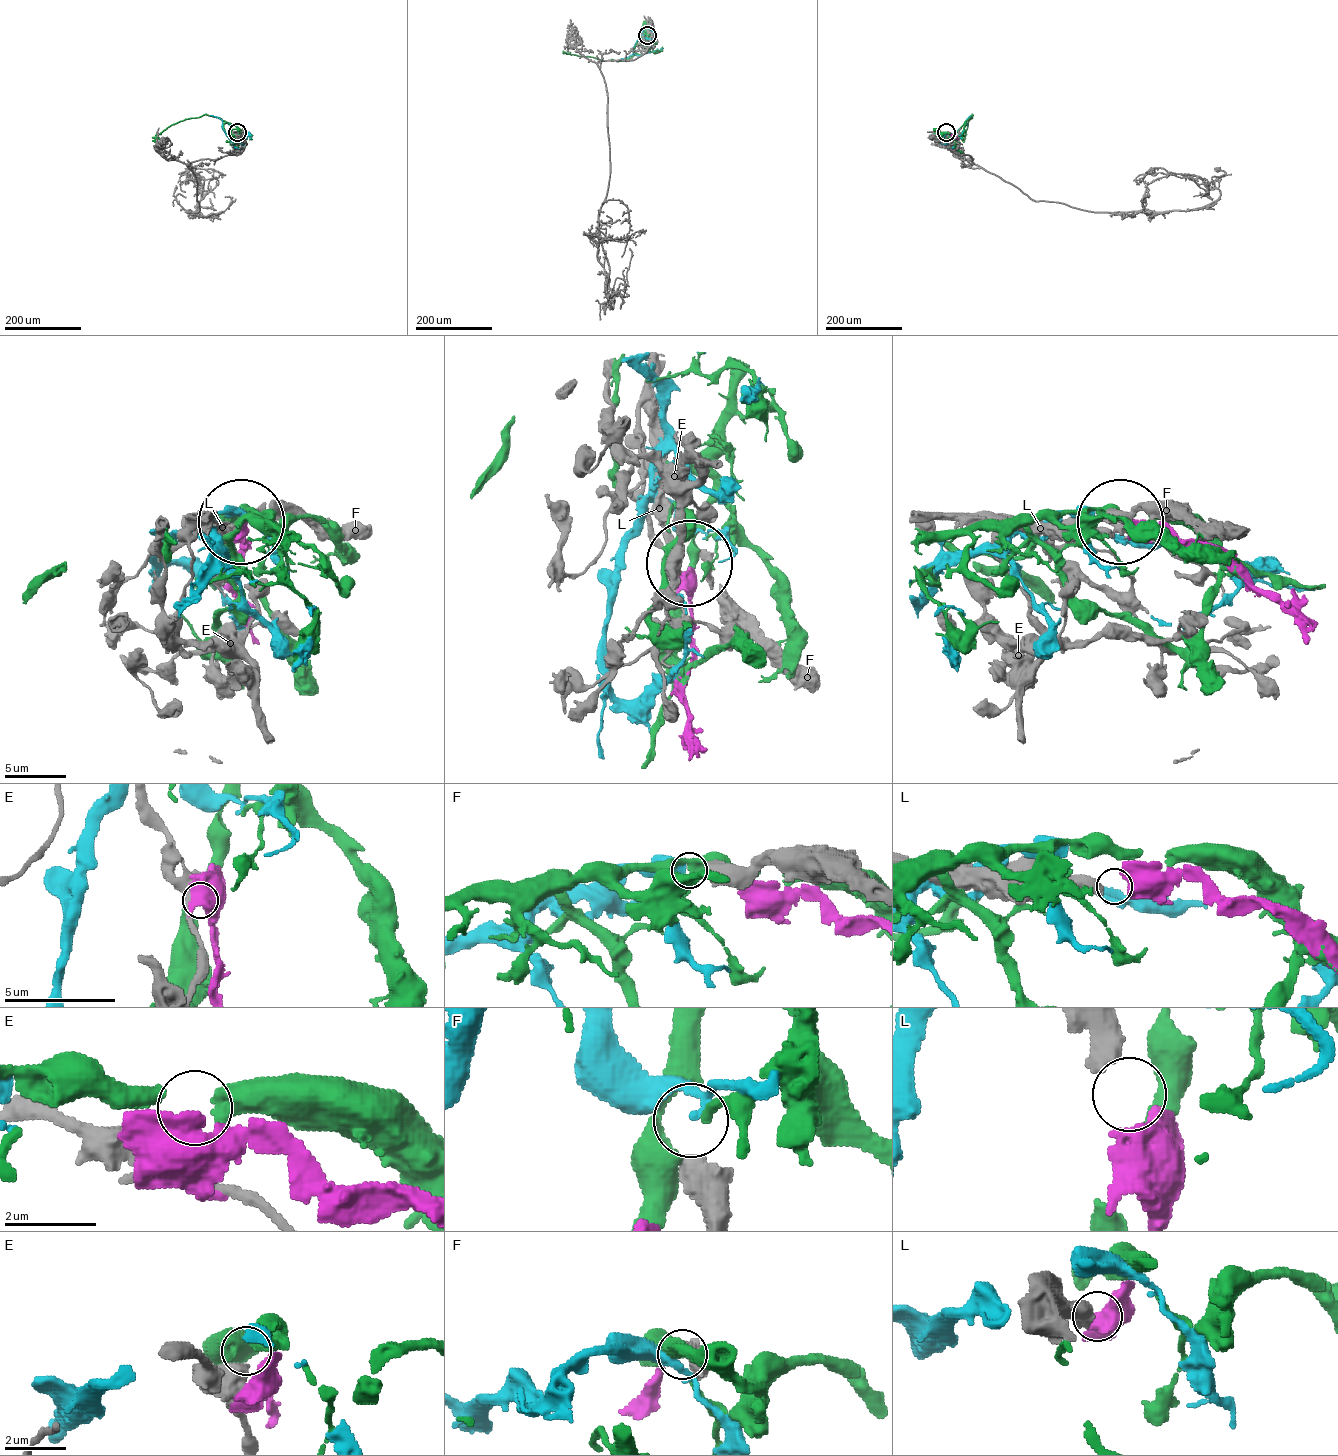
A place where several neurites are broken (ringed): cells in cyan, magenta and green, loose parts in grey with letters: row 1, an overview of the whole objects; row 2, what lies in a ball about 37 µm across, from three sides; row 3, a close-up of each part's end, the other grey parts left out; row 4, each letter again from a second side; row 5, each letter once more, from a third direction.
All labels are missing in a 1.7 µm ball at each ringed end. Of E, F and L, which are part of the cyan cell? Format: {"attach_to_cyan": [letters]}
{"attach_to_cyan": ["F"]}

